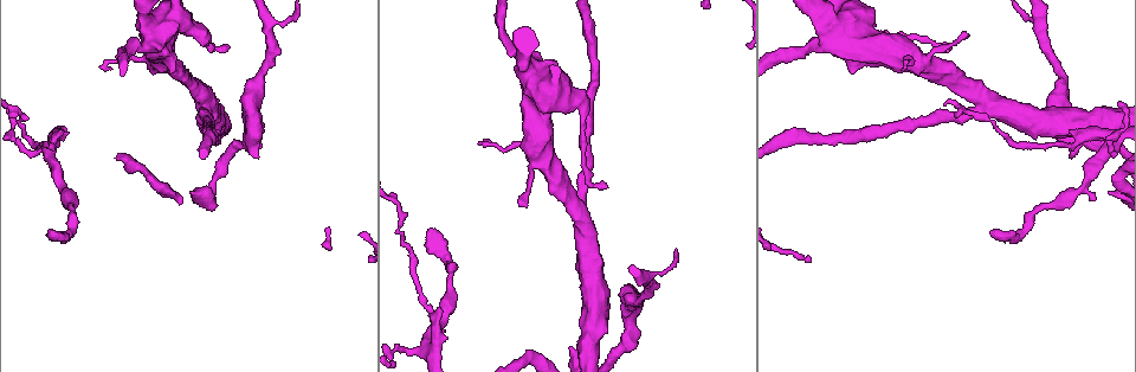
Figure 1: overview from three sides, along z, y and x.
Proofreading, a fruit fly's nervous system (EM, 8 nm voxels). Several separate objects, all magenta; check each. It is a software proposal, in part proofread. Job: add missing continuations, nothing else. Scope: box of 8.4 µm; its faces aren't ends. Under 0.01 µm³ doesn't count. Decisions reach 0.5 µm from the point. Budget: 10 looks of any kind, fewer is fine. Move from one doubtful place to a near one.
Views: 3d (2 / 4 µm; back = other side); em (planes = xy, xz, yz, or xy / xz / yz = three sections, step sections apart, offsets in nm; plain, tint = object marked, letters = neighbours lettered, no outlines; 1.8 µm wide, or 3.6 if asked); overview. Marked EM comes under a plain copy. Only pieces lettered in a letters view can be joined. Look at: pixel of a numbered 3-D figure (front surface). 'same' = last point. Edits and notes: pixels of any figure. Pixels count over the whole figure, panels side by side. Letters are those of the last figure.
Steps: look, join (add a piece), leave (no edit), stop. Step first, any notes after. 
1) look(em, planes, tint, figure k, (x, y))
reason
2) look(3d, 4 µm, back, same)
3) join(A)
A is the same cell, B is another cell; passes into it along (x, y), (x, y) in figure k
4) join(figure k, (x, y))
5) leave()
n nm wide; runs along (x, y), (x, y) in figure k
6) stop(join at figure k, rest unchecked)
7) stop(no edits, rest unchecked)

look(em, planes, letters, figure 1, (1071, 155))
free end

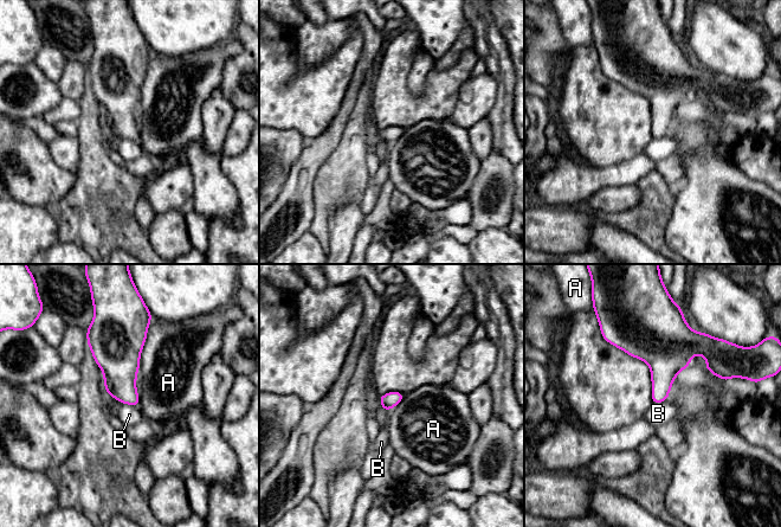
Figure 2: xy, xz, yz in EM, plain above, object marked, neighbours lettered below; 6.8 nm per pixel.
leave()
A and B are other cells; border along (121, 403), (128, 403), (137, 409) in figure 2; none of them fits

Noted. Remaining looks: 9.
look(3d, 2 µm, figure 1, (570, 347))
free end

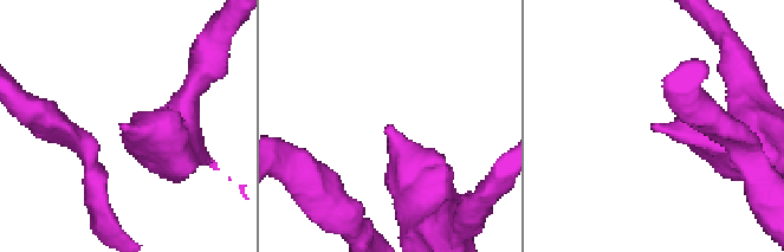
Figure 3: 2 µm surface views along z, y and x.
look(em, planes, letters, figure 3, (122, 127))
need the tissue

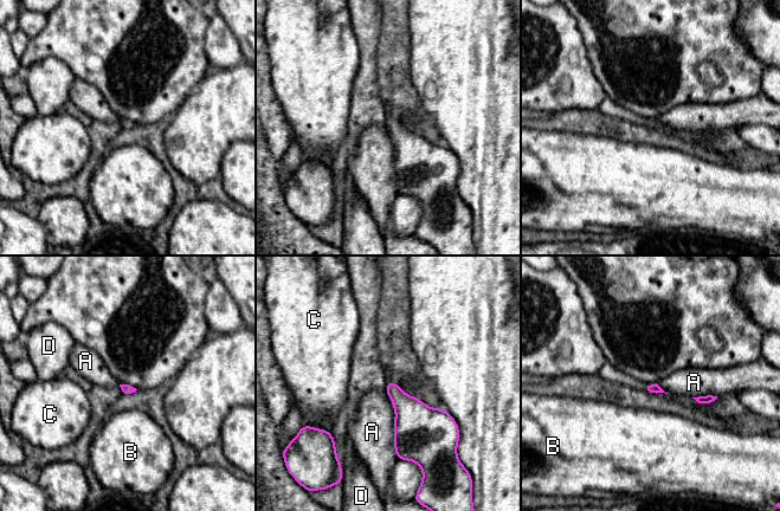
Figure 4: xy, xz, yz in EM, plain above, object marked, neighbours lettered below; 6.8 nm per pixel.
leave()
A, B, C and D are other cells; border along (386, 392), (399, 459) in figure 4; none of them fits

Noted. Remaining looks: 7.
look(3d, 4 µm, figure 1, (992, 232))
branch stops here

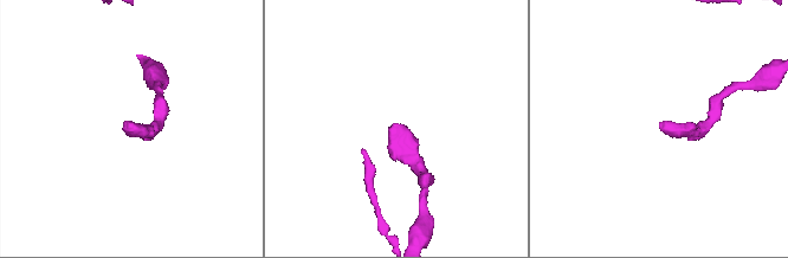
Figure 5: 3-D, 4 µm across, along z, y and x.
look(em, planes, letters, figure 5, (395, 126))

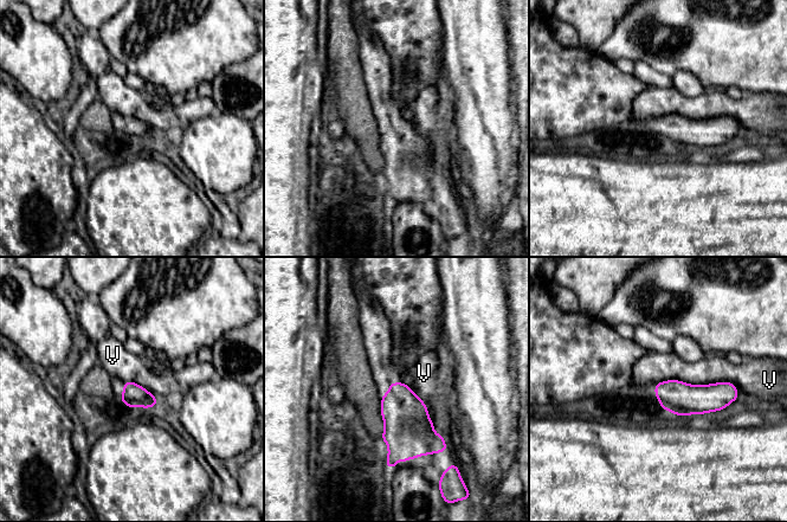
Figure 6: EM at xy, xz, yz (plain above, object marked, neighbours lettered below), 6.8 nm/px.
leave()
160 nm wide; V is another cell; border along (656, 382), (730, 381), (737, 387) in figure 6; none of them fits

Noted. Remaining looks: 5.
look(em, 3.6 µm, planes, letters, figure 1, (157, 25))
thick turns thin

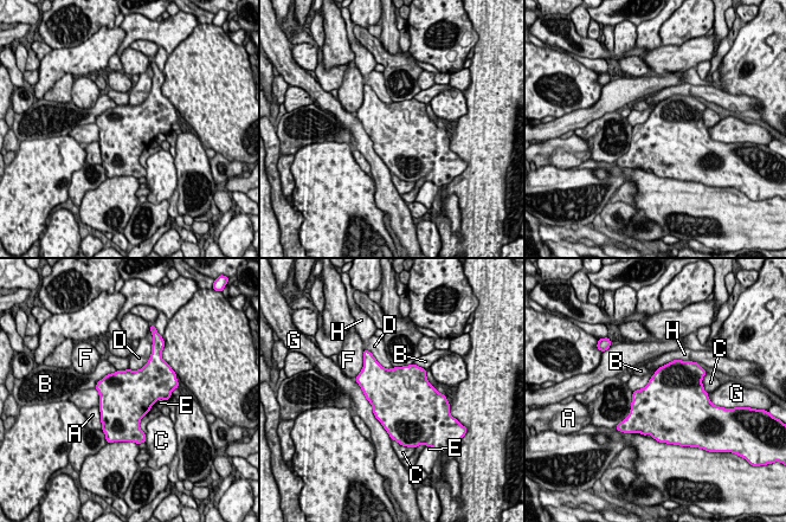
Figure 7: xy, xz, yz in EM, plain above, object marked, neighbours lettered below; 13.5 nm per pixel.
leave()
G touches over 850 nm; A, B, C, D, E, F, G and H are other cells; border along (656, 371), (643, 387), (633, 392) in figure 7; no lettered piece goes on from it

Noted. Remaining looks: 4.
stop(no edits, rest unchecked)

